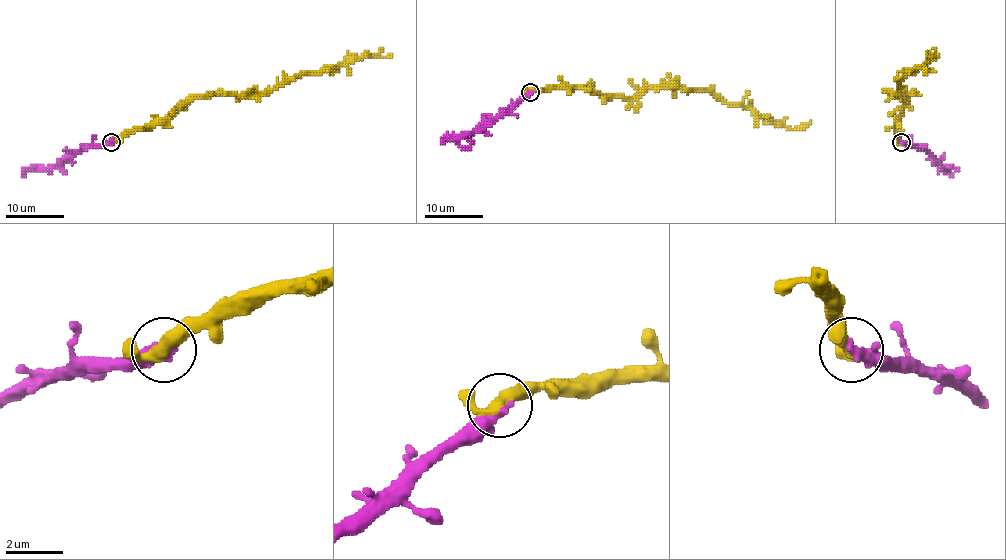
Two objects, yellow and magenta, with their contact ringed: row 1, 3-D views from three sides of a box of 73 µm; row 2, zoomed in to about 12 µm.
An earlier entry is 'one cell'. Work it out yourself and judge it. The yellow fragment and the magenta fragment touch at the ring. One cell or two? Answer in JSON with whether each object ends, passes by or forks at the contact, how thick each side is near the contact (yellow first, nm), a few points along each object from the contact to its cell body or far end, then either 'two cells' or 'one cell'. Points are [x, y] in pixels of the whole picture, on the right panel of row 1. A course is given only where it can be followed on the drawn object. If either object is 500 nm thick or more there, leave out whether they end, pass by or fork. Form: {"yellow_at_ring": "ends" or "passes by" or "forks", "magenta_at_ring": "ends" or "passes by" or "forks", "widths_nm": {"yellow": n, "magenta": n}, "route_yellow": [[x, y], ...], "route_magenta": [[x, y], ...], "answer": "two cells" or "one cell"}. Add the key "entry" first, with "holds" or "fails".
{"entry": "holds", "yellow_at_ring": "passes by", "magenta_at_ring": "ends", "widths_nm": {"yellow": 400, "magenta": 480}, "route_yellow": [[901, 142], [896, 125], [905, 94], [896, 95], [896, 85], [931, 56], [937, 56], [930, 57]], "route_magenta": [[901, 141], [920, 147], [952, 176]], "answer": "one cell"}

